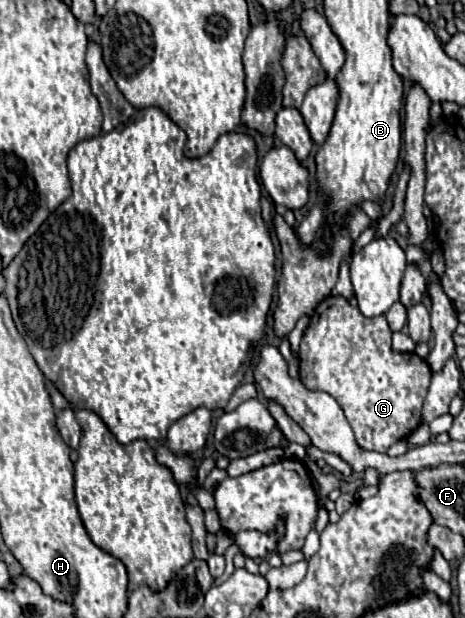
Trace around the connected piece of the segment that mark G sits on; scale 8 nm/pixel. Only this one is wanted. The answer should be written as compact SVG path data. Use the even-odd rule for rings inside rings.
M327 297L311 315L311 323L303 335L299 377L307 389L327 391L337 399L363 449L385 453L393 443L409 437L411 431L421 425L421 405L431 383L431 369L415 353L395 353L391 349L391 329L385 315L369 319L345 297Z

